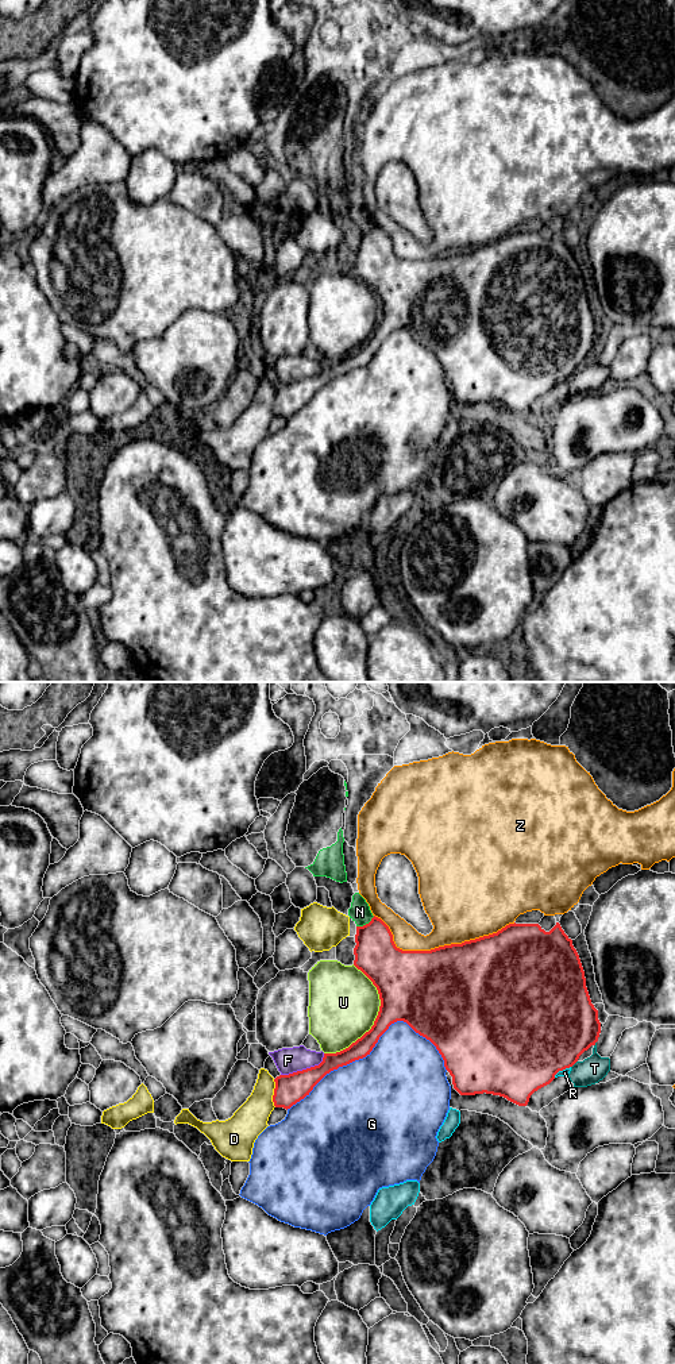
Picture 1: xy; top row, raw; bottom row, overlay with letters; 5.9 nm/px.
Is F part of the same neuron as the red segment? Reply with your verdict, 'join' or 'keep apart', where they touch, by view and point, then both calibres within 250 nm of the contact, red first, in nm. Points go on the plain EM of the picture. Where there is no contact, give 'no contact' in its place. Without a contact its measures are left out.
keep apart | xy (304, 378) | 180/160 nm

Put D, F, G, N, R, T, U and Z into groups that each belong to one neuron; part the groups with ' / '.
D / F / G / N / R / T / U / Z

